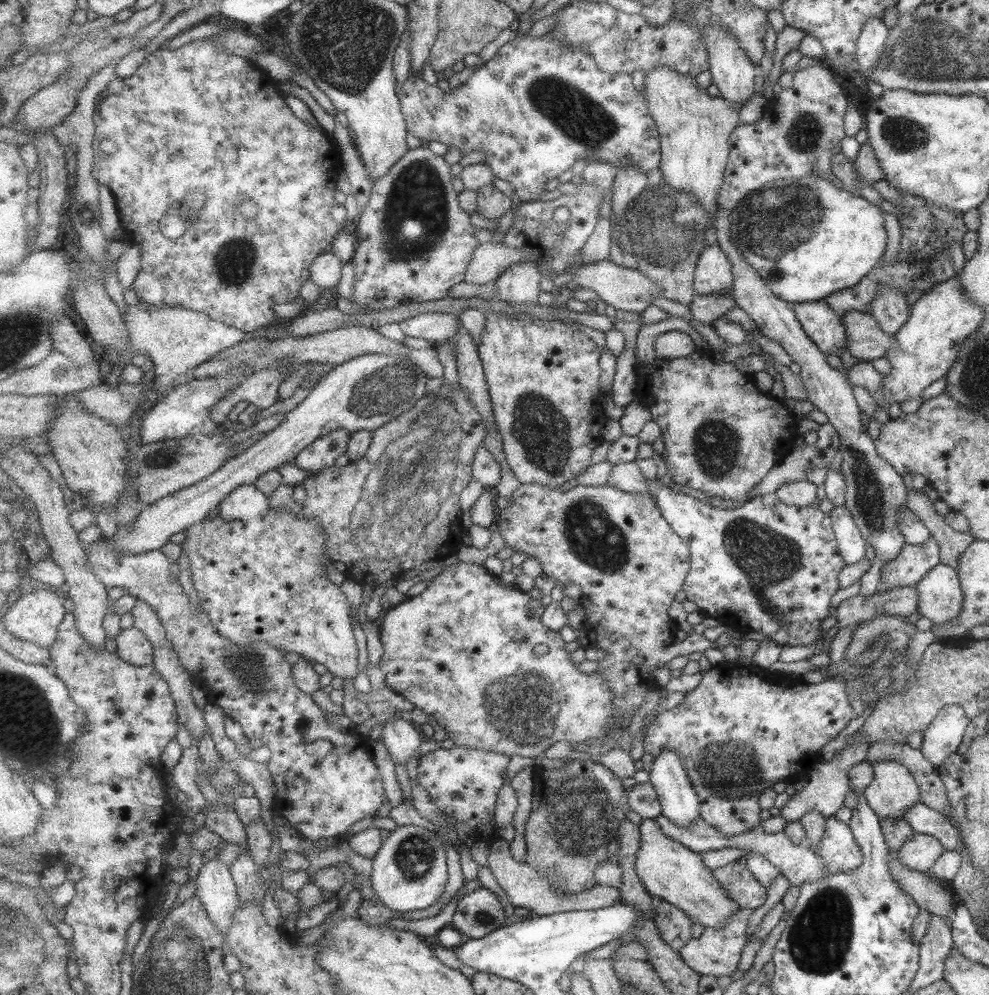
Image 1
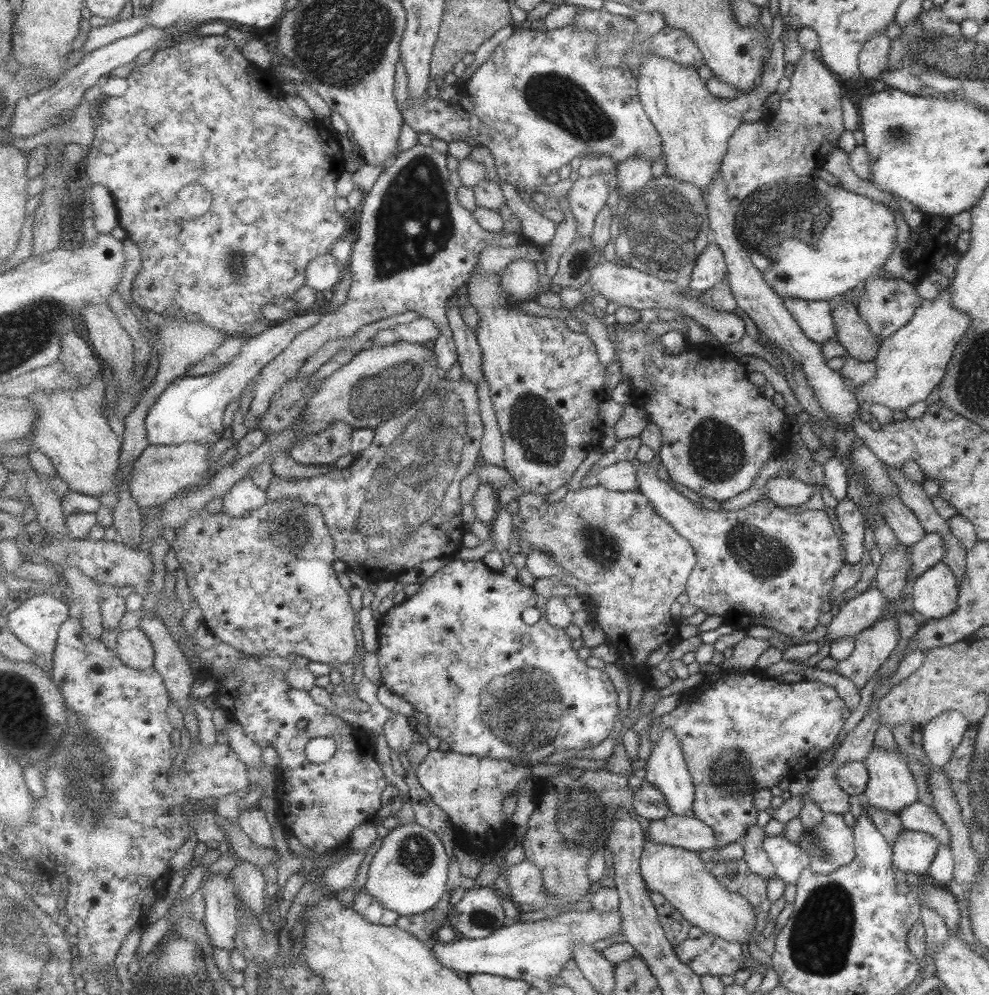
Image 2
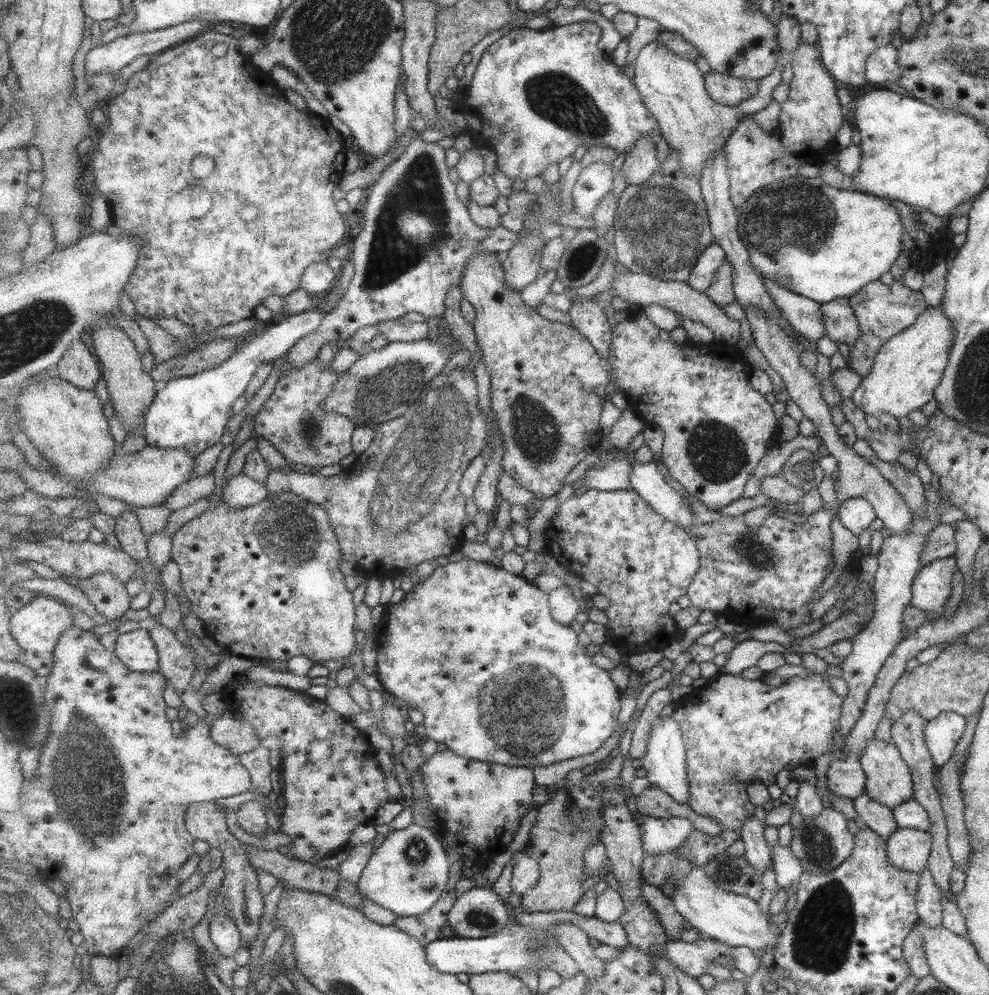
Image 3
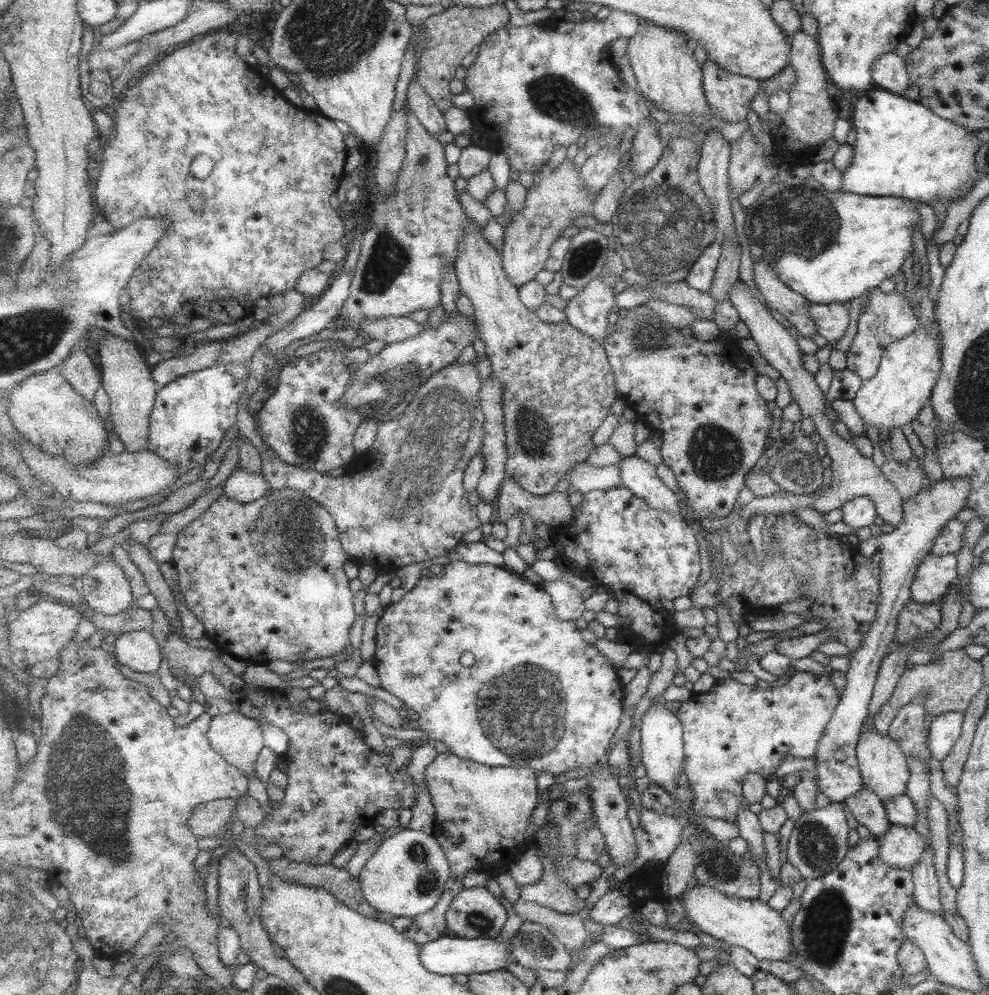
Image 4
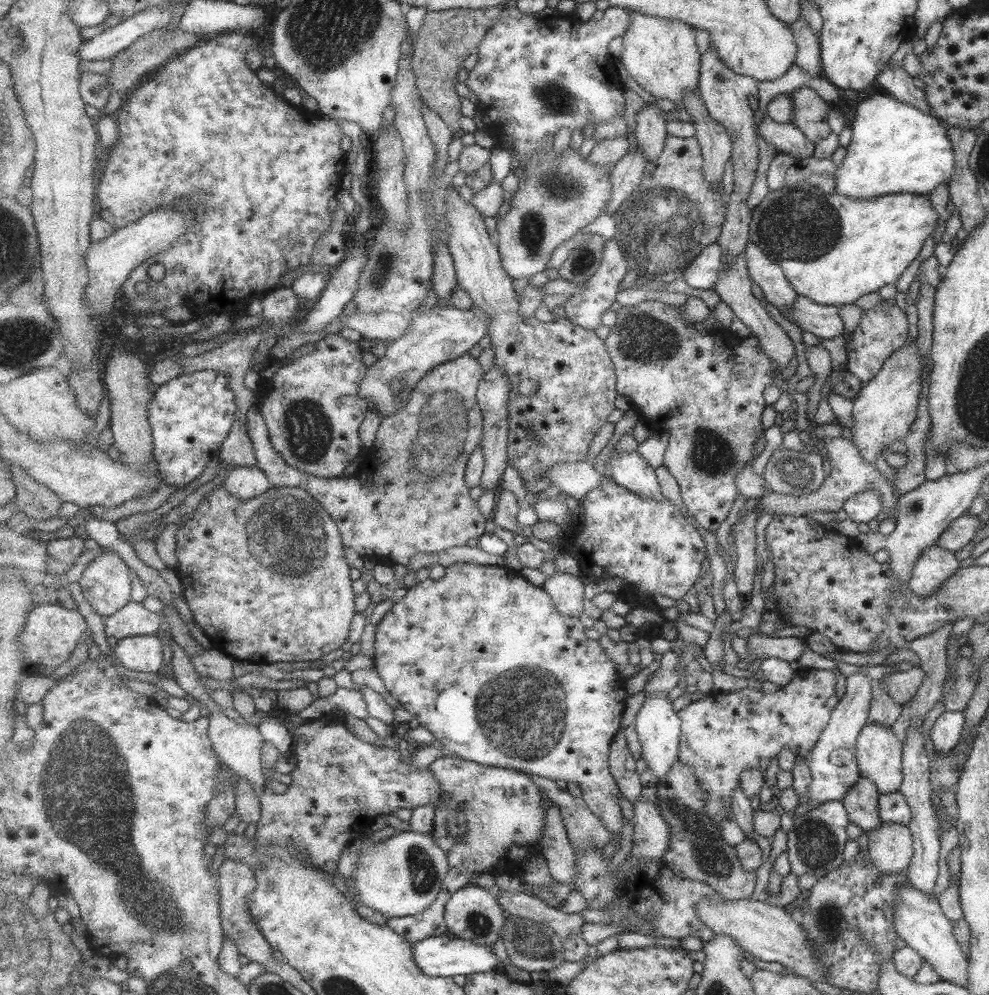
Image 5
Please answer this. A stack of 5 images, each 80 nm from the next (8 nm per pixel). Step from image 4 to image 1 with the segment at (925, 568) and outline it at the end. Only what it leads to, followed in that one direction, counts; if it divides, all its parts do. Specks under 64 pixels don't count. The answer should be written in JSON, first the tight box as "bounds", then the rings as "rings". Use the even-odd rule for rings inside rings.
{"bounds":[913,564,964,625],"rings":[[[937,564],[913,585],[917,593],[917,612],[933,625],[956,619],[964,598],[956,569]]]}

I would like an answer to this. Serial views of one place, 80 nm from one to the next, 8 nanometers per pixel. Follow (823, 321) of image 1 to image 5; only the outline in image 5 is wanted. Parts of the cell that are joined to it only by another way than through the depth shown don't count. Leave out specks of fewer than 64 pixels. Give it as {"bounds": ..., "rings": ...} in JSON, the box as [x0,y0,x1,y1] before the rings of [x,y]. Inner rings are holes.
{"bounds":[745,241,797,316],"rings":[[[755,241],[746,246],[745,257],[750,275],[762,290],[764,299],[784,316],[797,294],[785,278],[782,268]]]}

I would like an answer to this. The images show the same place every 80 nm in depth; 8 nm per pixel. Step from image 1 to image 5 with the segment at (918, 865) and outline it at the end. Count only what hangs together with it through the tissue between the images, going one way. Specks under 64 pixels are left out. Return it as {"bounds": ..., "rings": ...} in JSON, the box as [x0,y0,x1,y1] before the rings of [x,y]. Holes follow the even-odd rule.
{"bounds":[866,823,912,872],"rings":[[[881,823],[866,832],[868,858],[879,872],[907,870],[912,858],[912,831],[905,825]]]}

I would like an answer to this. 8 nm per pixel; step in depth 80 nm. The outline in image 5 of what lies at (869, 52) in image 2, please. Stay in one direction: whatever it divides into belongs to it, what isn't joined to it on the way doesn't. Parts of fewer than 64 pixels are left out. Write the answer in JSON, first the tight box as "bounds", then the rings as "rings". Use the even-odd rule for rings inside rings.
{"bounds":[876,65,936,116],"rings":[[[885,65],[885,69],[881,69],[881,72],[877,74],[876,80],[878,86],[885,90],[885,94],[911,104],[929,116],[936,116],[928,105],[923,90],[913,86],[912,78],[901,69],[901,66],[897,70],[892,70],[889,65]]]}

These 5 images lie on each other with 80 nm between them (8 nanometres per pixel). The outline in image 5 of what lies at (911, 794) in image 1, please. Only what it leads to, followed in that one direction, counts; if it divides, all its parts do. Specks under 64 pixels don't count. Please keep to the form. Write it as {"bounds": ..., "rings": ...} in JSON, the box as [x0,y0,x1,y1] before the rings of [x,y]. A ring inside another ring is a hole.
{"bounds":[856,722,902,793],"rings":[[[866,722],[856,738],[856,763],[860,776],[873,782],[878,793],[898,790],[901,779],[902,742],[888,726]]]}

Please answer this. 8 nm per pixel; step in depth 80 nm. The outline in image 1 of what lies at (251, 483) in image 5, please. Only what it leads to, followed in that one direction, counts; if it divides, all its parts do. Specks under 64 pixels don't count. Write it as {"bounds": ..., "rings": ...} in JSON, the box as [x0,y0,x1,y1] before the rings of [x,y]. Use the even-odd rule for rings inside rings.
{"bounds":[219,484,270,520],"rings":[[[243,484],[220,504],[219,516],[225,520],[249,520],[264,515],[269,509],[270,498],[254,484]]]}

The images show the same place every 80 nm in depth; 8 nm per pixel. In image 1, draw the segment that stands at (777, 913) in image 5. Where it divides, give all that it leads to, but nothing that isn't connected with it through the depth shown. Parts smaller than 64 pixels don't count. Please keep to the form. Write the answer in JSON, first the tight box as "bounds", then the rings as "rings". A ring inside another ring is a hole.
{"bounds":[636,819,743,931],"rings":[[[642,819],[640,827],[643,837],[636,869],[650,896],[685,911],[693,924],[698,923],[717,931],[727,927],[729,919],[743,909],[729,898],[729,892],[723,888],[714,870],[705,864],[703,854],[693,852],[693,849],[663,834],[653,819]]]}

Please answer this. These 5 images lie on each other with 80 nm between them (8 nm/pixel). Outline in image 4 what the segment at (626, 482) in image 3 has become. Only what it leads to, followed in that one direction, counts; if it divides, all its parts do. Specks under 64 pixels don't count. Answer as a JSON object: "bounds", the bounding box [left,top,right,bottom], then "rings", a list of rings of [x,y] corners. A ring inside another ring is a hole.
{"bounds":[566,461,623,496],"rings":[[[585,461],[573,467],[566,479],[570,481],[570,491],[577,491],[583,496],[592,491],[623,487],[621,464],[597,467]]]}

